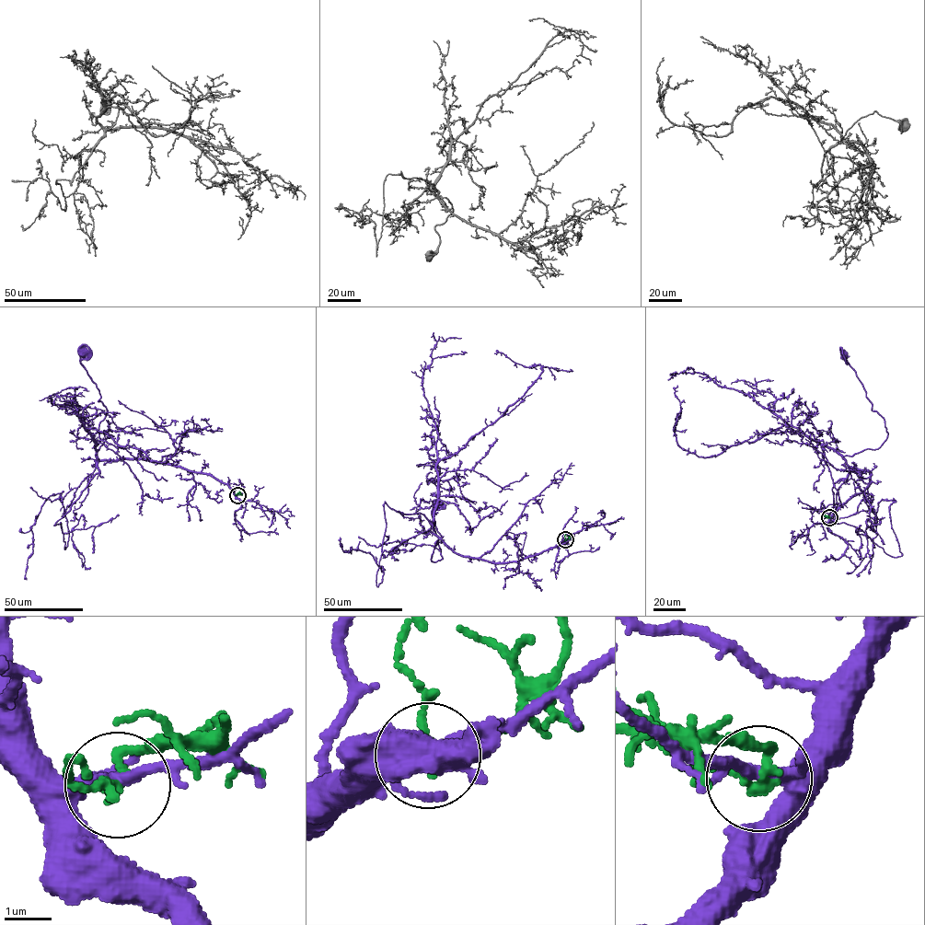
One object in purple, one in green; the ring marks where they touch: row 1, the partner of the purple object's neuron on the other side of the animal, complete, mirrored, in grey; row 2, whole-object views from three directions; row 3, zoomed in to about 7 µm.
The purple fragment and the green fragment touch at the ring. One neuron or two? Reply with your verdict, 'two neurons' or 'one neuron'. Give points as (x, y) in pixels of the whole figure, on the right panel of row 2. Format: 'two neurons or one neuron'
two neurons

